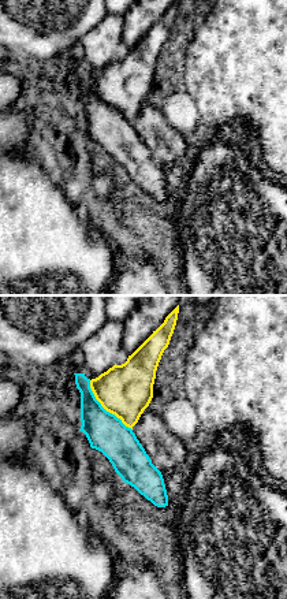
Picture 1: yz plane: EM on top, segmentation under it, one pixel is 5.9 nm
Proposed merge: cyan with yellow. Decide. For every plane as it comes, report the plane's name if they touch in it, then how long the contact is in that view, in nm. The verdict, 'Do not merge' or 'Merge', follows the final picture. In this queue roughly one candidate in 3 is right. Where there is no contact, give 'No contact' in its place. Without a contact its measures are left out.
Touches cyan in yz. Shared border 380 nm

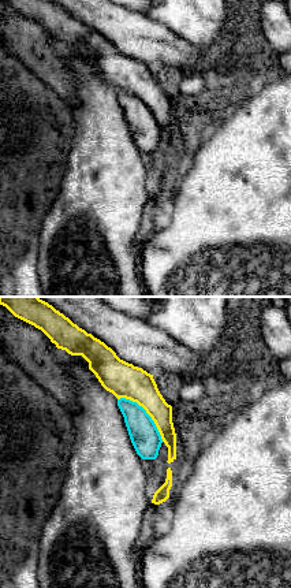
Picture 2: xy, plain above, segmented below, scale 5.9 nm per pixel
Touches cyan in xy. Shared border 380 nm

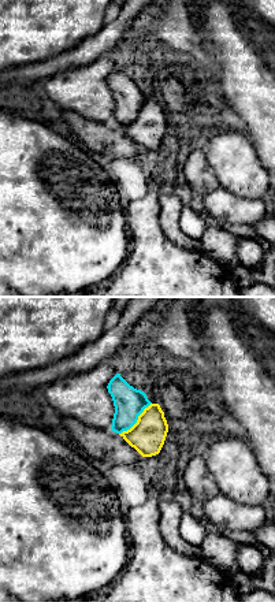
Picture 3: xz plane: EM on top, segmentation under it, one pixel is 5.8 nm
Touches cyan in xz. Shared border 260 nm

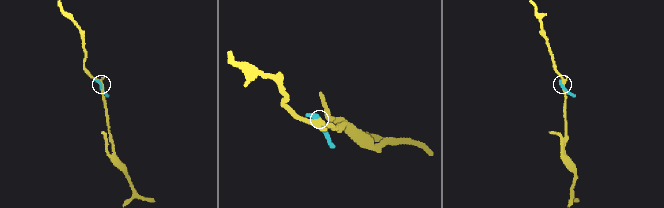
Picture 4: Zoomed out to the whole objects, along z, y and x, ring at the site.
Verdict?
Do not merge

